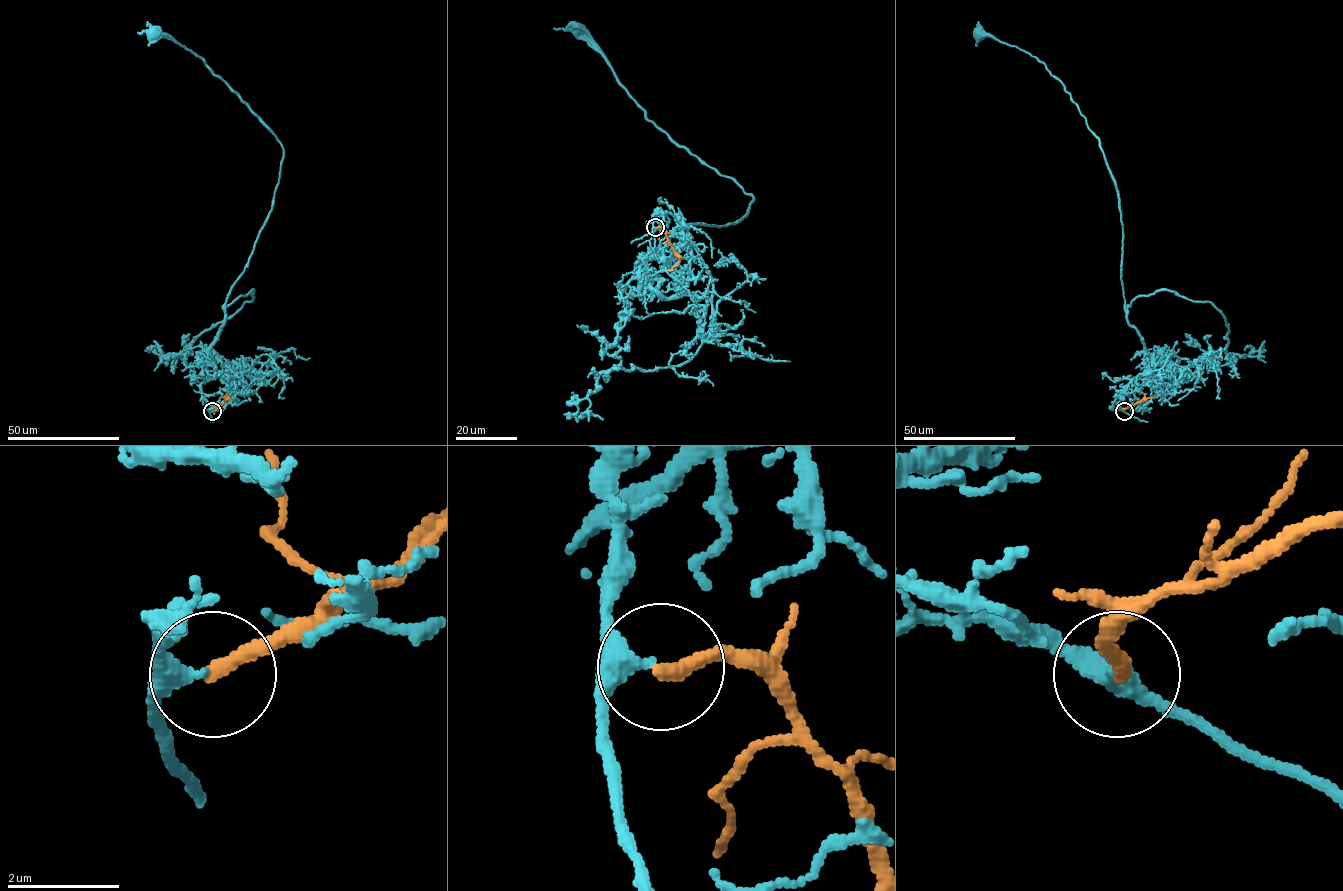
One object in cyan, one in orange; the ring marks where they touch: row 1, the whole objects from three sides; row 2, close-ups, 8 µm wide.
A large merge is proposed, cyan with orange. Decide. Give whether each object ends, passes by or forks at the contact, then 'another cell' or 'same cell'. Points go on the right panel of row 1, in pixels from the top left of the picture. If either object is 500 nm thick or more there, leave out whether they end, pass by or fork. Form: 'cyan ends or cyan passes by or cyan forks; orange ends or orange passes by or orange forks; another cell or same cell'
cyan passes by; orange ends; another cell

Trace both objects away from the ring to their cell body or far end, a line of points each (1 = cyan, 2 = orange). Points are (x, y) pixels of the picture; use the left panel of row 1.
1: (211, 411), (237, 374), (211, 378), (201, 356), (271, 209), (283, 147), (200, 57), (153, 33)
2: (212, 411), (229, 399), (225, 395), (221, 397)

